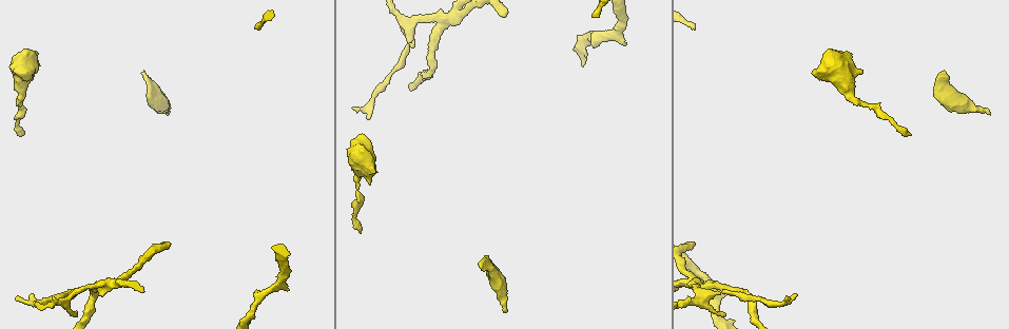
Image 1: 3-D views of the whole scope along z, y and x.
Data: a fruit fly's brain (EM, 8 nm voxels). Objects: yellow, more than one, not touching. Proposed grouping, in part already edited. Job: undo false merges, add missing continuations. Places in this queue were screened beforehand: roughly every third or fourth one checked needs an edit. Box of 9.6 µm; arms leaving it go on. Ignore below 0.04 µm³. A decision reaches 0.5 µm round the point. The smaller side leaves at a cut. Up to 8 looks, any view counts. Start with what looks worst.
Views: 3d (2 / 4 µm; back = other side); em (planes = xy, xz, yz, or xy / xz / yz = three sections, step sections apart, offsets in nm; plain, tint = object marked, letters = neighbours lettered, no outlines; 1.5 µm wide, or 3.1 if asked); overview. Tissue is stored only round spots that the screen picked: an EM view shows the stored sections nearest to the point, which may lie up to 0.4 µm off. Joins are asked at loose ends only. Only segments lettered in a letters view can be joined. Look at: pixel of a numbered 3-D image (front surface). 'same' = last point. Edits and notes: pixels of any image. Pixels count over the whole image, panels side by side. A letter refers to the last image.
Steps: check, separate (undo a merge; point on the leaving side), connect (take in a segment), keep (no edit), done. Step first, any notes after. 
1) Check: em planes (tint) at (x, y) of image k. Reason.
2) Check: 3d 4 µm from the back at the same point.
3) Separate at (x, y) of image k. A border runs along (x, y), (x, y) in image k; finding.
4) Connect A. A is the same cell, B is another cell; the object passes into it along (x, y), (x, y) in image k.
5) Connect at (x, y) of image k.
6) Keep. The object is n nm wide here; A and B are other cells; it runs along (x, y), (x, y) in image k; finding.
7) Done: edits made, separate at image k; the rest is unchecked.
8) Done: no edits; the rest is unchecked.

Check: em xz step 4 (letters) at (168, 244) of image 1. Branch stops here.

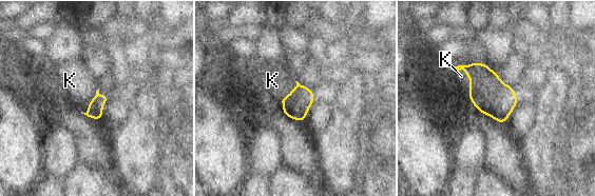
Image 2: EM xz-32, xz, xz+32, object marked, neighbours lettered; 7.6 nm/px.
Check: em planes (letters) at the same point.

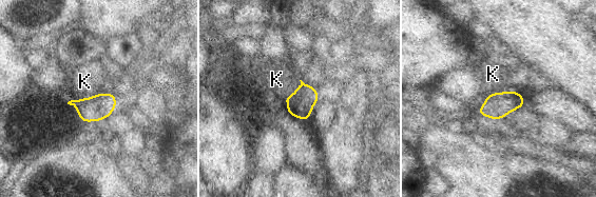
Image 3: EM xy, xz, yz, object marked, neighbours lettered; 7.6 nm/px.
Keep. The object is 190 nm wide here; K is another cell; a border runs along (300, 79), (286, 96), (285, 111) in image 3; none of them fits.

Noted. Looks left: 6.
Check: 3d 4 µm at (168, 114) of image 1. Branch stops here.

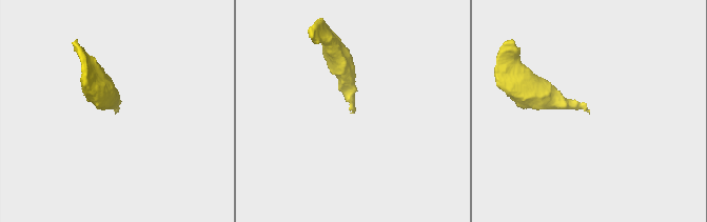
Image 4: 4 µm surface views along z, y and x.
Check: em planes (letters) at (352, 113) of image 4.

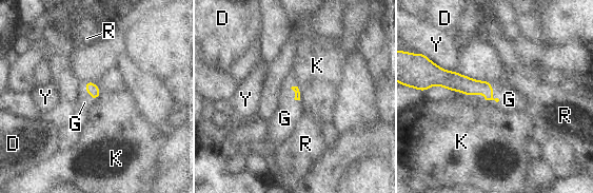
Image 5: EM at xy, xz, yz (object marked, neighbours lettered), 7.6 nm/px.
Connect G. G is the same cell, D, K, R and Y are other cells; the object passes into it along (454, 81), (483, 95), (509, 99) in image 5; it goes on there.

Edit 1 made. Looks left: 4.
Check: 3d 4 µm at (444, 17) of image 1. Arms run side by side.

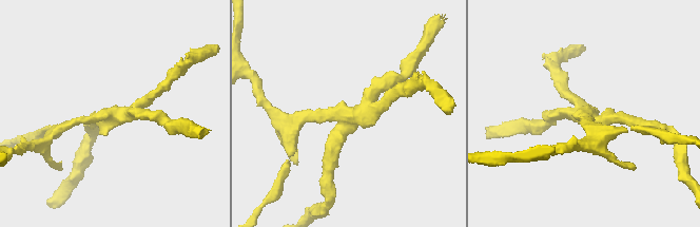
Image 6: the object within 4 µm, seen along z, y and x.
Check: em planes (plain) at (115, 113) of image 6.

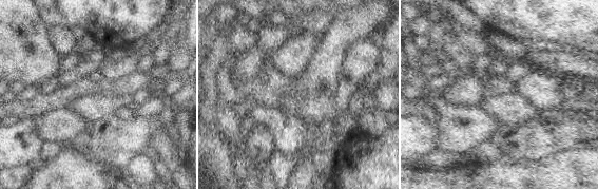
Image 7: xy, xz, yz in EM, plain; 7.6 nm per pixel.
Check: em planes (letters) at the same point. What lies round it.

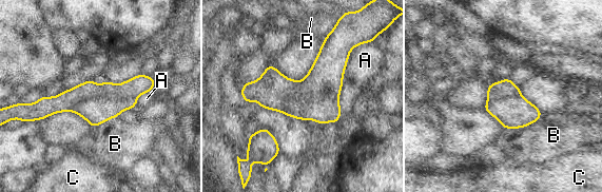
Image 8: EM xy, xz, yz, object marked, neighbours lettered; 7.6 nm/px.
Separate at (98, 110) of image 8. A, B and C are other cells; a border runs along (135, 98), (95, 96), (71, 110) in image 8; two neurons meet here.

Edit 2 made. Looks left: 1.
Done: edits made, connect at image 5, separate at image 8; the rest is unchecked.

